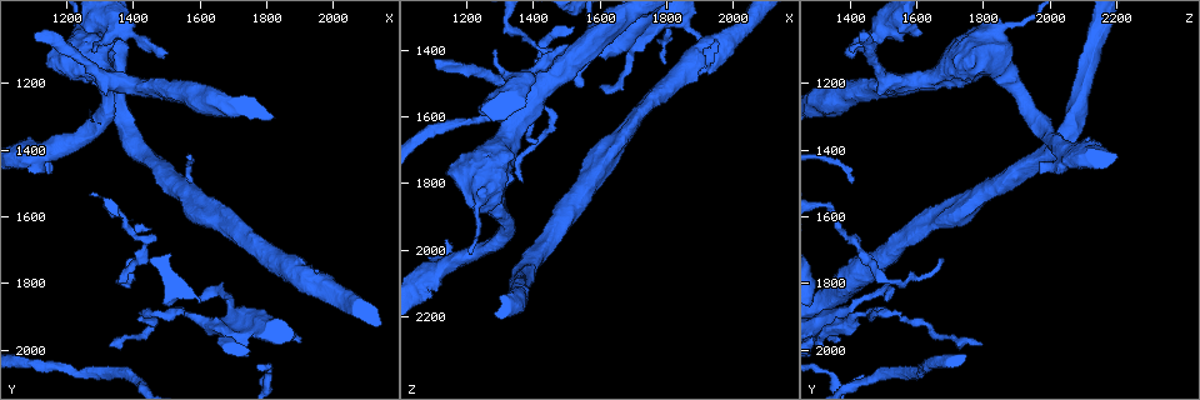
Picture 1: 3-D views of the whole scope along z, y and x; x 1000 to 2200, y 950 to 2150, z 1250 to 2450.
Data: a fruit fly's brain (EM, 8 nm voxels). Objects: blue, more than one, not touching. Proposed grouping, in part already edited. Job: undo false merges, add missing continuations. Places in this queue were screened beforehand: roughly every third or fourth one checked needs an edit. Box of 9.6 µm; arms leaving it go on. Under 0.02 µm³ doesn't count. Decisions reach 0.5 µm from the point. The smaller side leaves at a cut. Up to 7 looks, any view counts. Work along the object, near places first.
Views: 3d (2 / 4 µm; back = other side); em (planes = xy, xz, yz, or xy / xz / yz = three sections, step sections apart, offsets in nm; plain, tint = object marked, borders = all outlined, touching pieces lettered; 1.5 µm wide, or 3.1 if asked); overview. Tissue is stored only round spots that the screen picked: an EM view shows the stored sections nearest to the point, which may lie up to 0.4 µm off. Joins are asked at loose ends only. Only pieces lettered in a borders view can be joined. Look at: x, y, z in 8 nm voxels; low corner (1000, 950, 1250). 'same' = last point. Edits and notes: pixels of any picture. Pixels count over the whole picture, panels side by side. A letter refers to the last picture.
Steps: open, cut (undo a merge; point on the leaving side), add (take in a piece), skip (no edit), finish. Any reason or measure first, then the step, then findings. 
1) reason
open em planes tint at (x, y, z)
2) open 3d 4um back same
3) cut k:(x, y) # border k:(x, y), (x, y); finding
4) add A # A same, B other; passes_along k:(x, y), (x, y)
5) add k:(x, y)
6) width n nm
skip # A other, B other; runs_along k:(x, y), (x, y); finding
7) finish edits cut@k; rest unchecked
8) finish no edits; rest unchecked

open em planes tint at (1280, 1090, 1390)

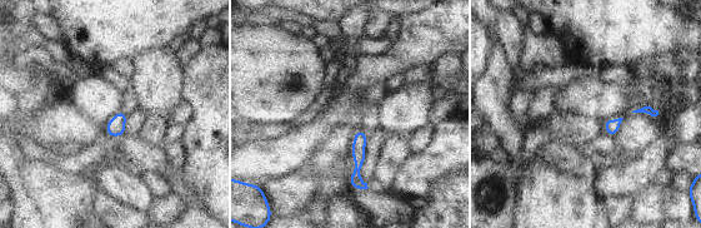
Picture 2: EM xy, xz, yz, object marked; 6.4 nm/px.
see the neighbours
open em planes borders same

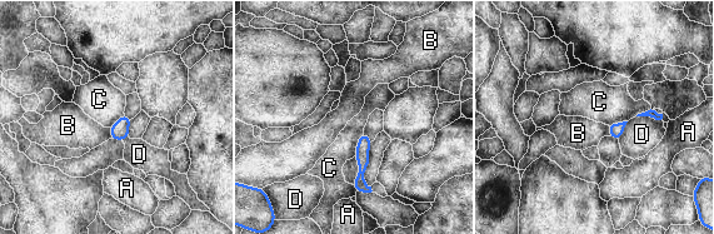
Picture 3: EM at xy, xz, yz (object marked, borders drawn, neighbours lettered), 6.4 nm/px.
skip # A other, B other, C other, D other; border 3:(363, 132), (354, 155); none of them fits

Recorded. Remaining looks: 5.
branch stops here
open em xy step 4 borders at (1510, 1110, 1390)

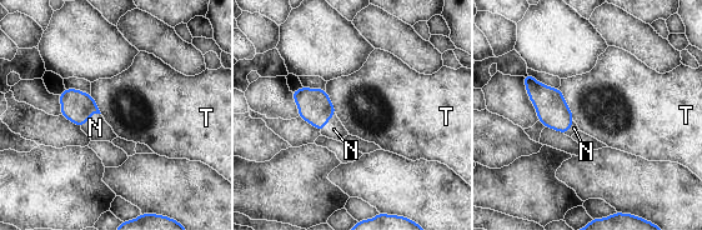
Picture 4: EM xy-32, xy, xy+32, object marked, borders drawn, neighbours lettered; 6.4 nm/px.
open em planes borders same

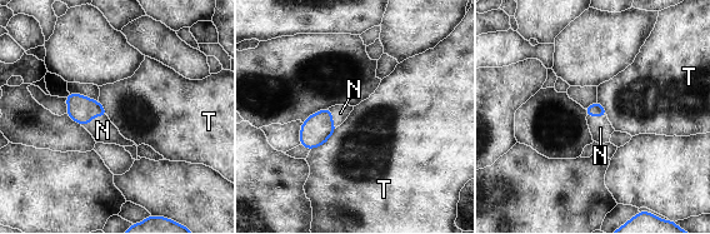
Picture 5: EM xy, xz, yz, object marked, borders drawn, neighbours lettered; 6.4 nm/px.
add N # N same, T other; passes_along 5:(81, 109), (94, 115), (103, 130); it goes on there

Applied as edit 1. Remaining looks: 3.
see it whole again
open overview

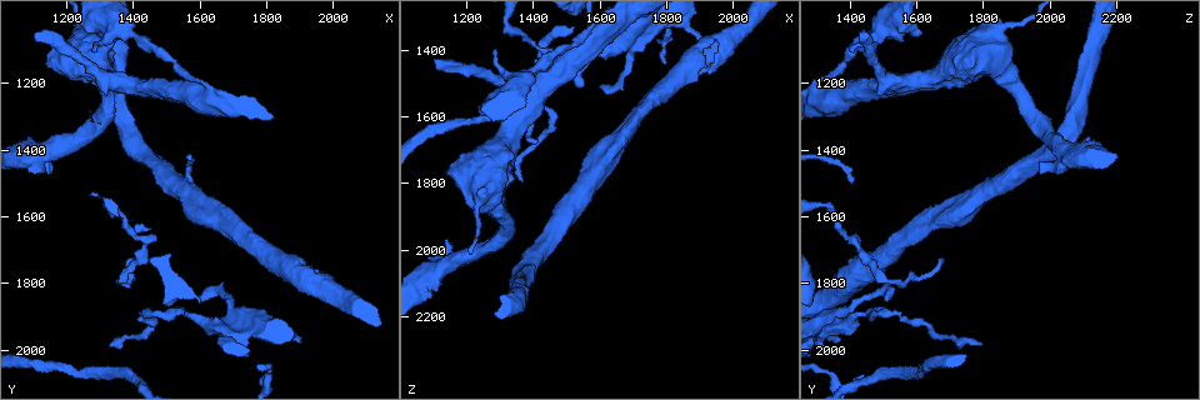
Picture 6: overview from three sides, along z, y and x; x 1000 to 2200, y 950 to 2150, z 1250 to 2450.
an open end
open 3d 2um at (1900, 1970, 1370)

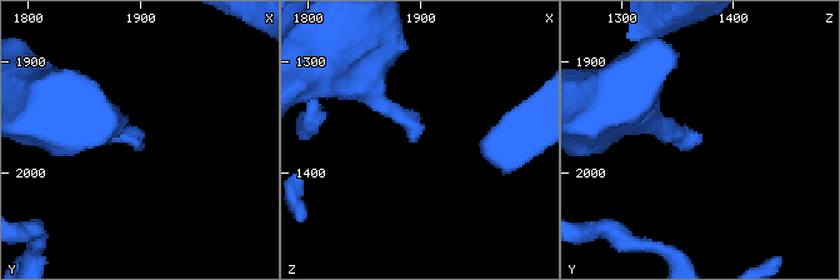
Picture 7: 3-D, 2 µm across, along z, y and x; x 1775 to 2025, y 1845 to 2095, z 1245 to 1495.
open em planes borders at (1898, 1966, 1372)

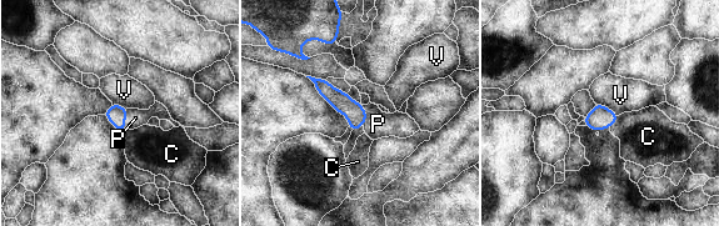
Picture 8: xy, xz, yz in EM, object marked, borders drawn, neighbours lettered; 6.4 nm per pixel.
longest_contact V 170 nm
add P # C other, P same, V other; passes_along 8:(340, 101), (367, 115), (378, 124); it goes on there

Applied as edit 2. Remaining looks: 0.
finish edits add@5, add@8; rest unchecked

